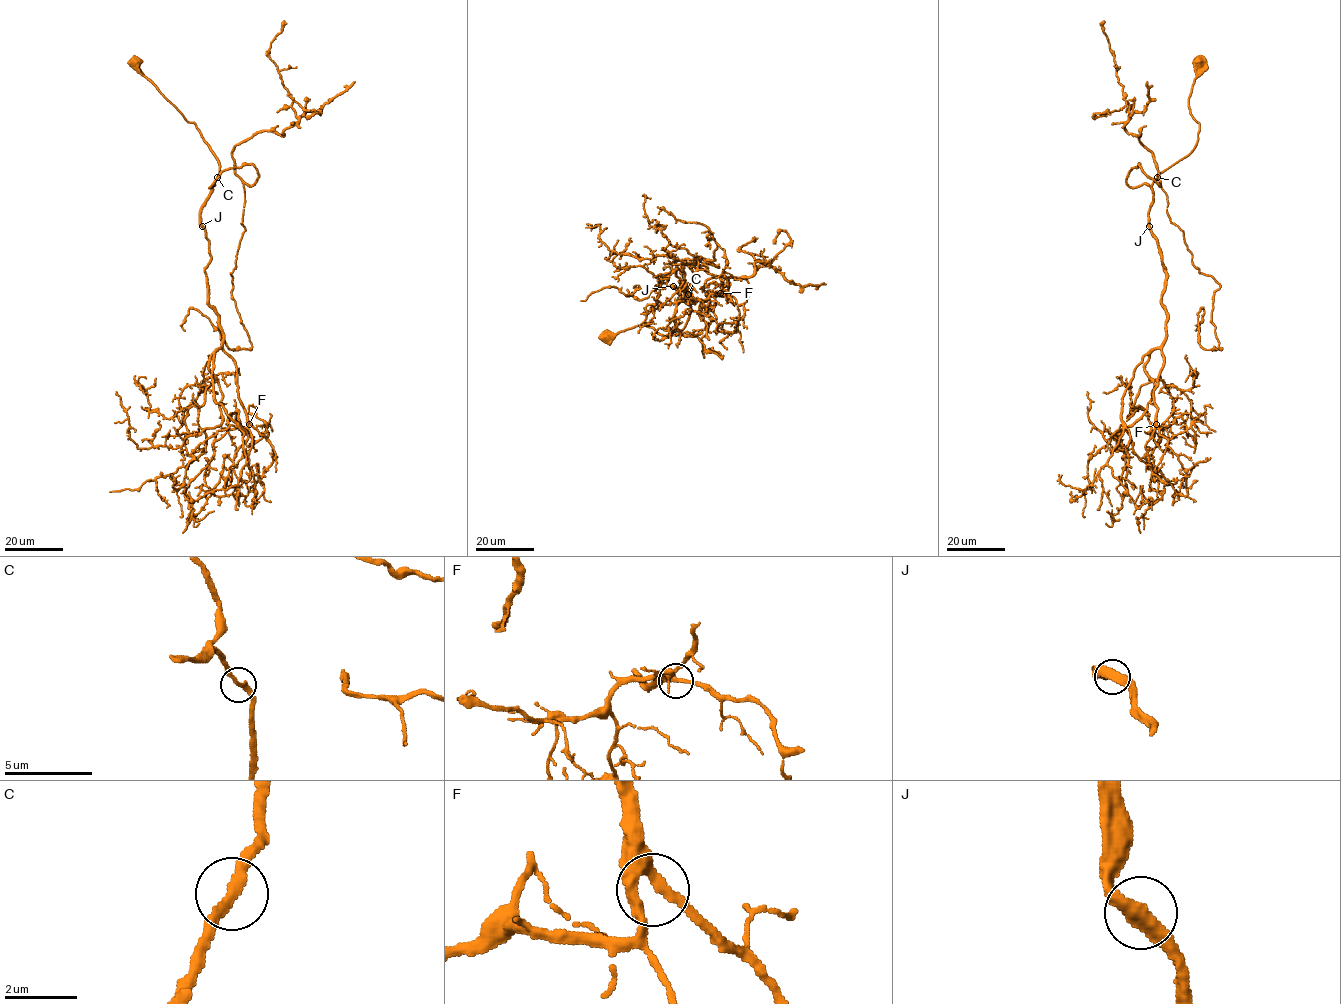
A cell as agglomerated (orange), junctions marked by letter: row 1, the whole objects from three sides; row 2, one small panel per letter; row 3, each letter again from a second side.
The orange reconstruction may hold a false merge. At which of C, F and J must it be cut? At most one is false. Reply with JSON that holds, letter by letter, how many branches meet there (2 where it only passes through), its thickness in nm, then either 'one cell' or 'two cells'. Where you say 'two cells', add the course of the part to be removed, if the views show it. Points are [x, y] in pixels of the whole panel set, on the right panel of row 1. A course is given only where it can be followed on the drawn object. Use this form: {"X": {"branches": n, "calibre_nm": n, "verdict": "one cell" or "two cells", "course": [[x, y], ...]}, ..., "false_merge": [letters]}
{"C": {"branches": 2, "calibre_nm": 240, "verdict": "one cell"}, "F": {"branches": 2, "calibre_nm": 280, "verdict": "one cell"}, "J": {"branches": 2, "calibre_nm": 400, "verdict": "one cell"}, "false_merge": []}

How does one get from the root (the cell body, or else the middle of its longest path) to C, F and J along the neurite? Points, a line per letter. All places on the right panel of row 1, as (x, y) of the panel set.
C: (1199, 65), (1188, 100), (1190, 113), (1199, 124), (1196, 145), (1157, 178)
F: (1199, 65), (1188, 100), (1199, 124), (1196, 145), (1158, 175), (1148, 210), (1166, 271), (1156, 424)
J: (1199, 65), (1188, 100), (1190, 113), (1199, 124), (1197, 143), (1188, 155), (1161, 172), (1153, 182), (1149, 226)

